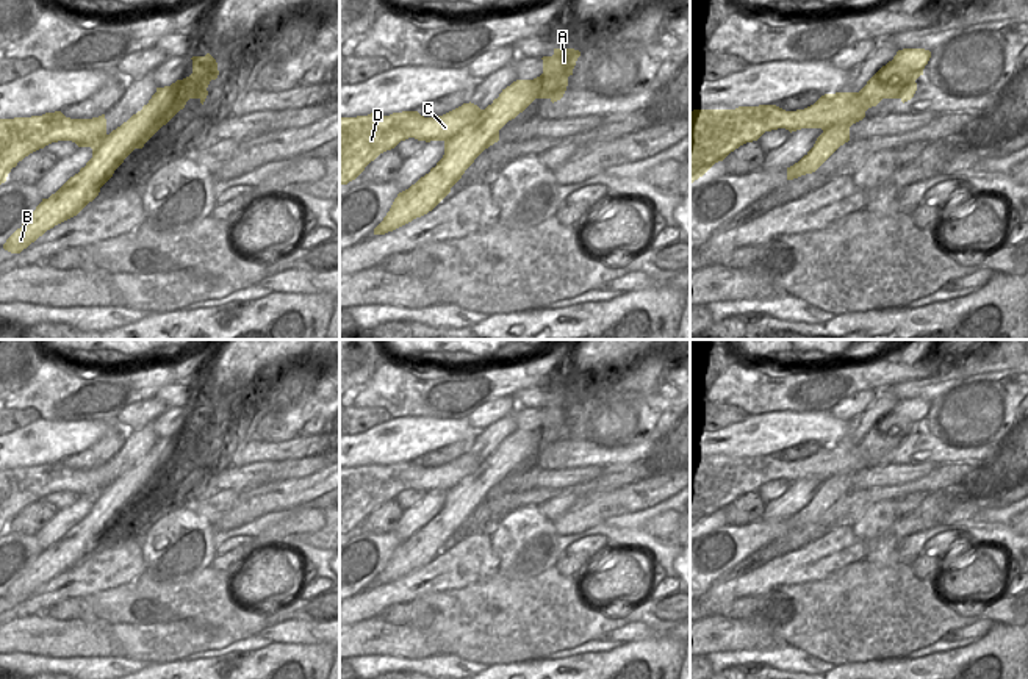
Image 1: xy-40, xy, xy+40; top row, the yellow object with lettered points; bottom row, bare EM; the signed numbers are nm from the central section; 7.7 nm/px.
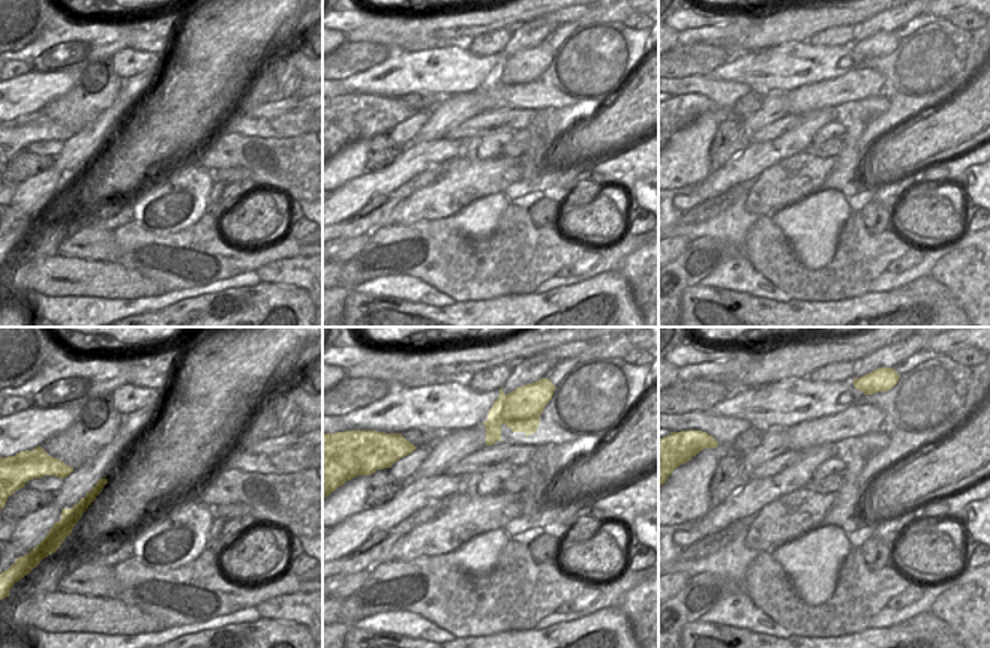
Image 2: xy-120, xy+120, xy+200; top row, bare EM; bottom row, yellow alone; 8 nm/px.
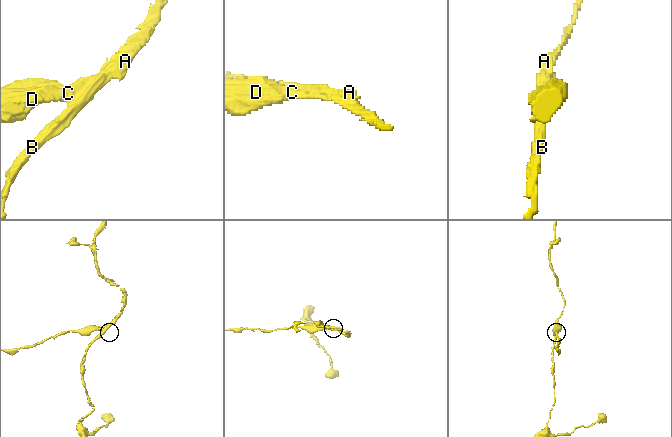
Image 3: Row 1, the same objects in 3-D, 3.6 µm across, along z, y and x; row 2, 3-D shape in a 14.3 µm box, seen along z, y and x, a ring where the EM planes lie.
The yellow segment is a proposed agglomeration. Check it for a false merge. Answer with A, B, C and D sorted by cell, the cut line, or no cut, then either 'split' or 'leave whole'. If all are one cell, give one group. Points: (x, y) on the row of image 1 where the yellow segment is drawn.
groups A B / C D; cut xy+40 (820, 97), (831, 105), (831, 125), (826, 130); split

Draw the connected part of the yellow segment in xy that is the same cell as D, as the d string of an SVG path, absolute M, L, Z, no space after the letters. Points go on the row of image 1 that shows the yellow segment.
M469 102L438 117L424 117L418 111L340 117L340 185L355 180L371 161L401 141L449 141L482 113Z

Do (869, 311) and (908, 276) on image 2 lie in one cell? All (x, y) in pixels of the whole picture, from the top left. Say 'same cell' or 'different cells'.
different cells

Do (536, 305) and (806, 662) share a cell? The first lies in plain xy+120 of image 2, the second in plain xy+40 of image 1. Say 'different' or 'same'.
different

